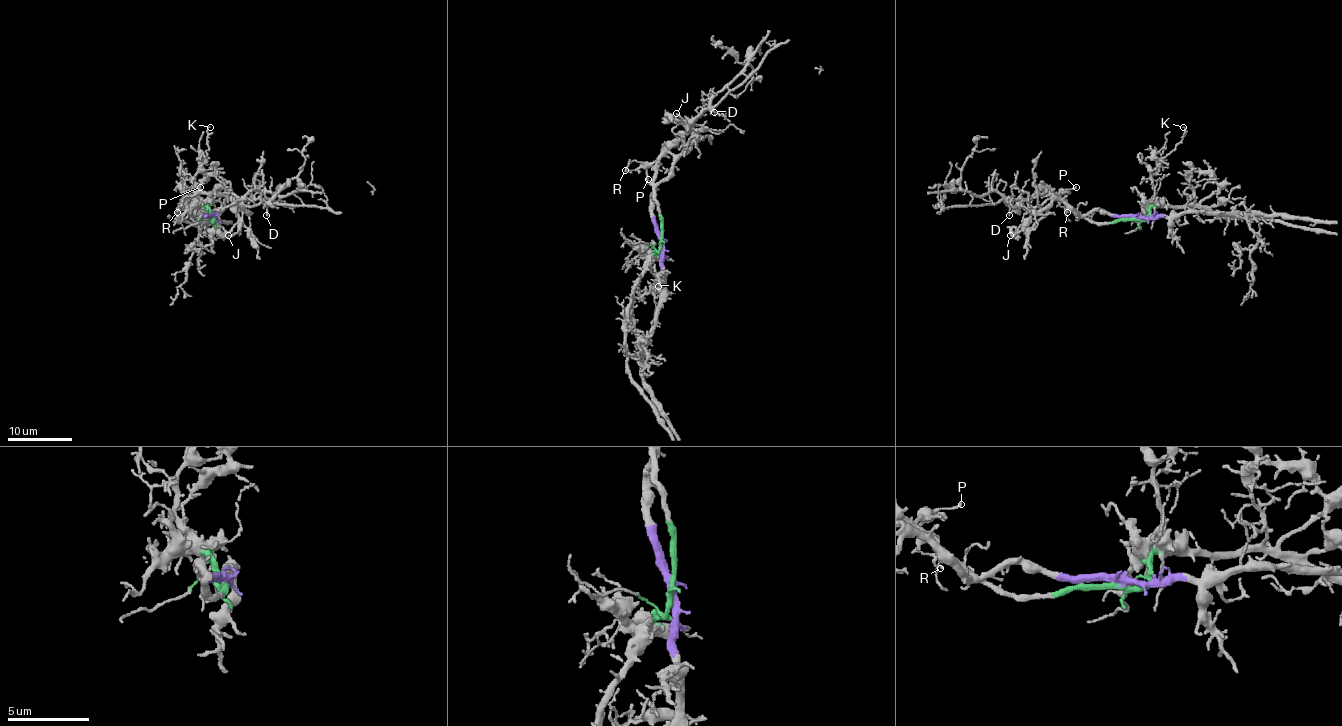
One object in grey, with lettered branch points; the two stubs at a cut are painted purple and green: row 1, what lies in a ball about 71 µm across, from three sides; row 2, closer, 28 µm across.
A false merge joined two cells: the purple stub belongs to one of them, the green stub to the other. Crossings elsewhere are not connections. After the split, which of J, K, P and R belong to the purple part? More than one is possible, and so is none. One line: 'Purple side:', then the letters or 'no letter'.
Purple side: no letter

